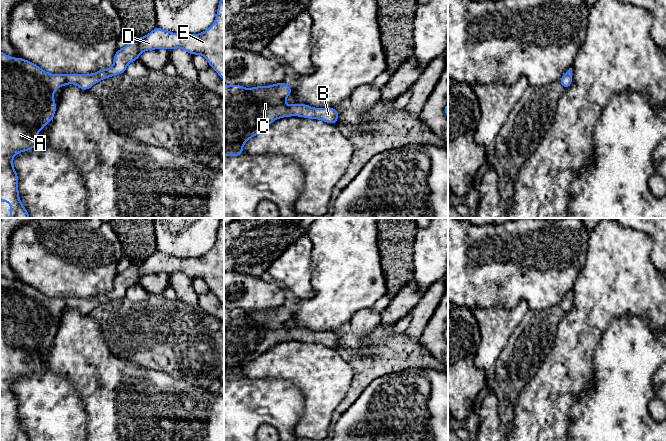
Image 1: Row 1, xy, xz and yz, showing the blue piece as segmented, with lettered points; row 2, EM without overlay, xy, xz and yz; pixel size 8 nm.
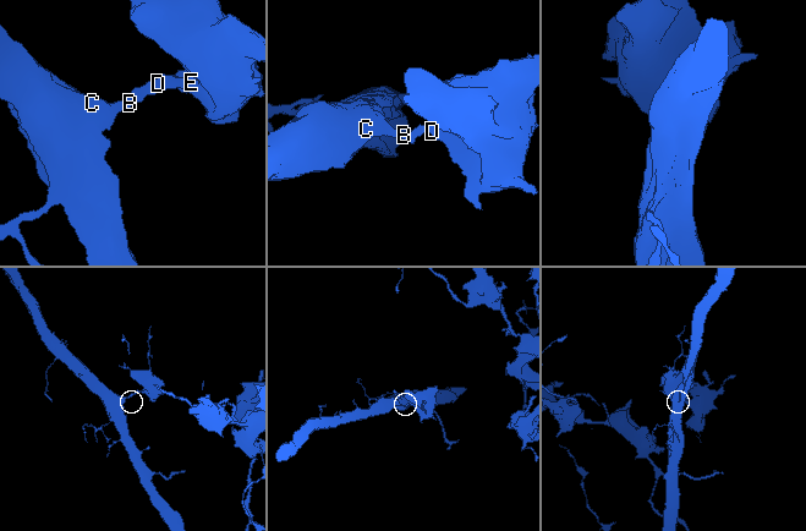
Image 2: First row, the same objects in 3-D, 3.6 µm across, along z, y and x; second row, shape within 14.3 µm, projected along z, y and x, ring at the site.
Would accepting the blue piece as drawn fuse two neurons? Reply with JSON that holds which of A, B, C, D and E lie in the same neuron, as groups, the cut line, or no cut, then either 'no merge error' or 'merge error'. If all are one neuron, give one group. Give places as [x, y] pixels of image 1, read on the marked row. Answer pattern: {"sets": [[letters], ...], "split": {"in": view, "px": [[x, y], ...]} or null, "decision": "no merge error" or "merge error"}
{"sets": [["A", "B", "C", "D", "E"]], "split": null, "decision": "no merge error"}

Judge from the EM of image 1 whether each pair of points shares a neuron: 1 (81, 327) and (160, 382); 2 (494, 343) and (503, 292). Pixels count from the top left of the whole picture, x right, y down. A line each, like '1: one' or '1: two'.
1: one
2: two

